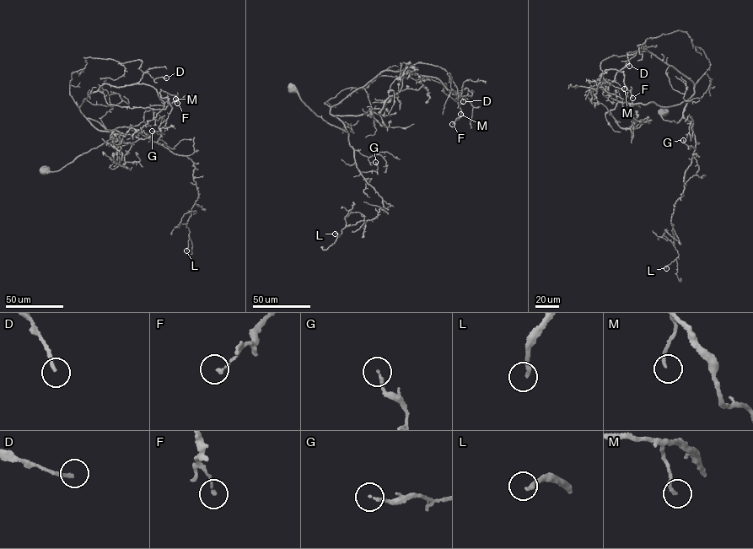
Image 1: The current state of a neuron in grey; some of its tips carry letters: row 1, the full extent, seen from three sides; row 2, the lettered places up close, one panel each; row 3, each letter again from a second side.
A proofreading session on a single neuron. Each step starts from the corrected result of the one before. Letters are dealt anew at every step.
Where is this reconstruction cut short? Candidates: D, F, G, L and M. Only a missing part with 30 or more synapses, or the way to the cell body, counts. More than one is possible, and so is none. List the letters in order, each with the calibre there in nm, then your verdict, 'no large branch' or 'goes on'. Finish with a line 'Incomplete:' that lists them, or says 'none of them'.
D: 170 nm thick; no large branch
F: 130 nm thick; no large branch
G: 130 nm thick; no large branch
L: 190 nm thick; no large branch
M: 150 nm thick; no large branch
Incomplete: none of them

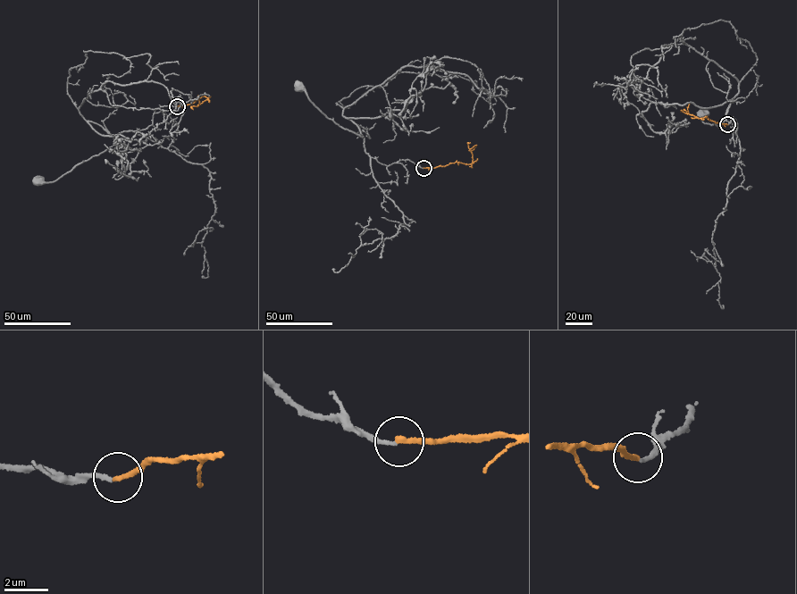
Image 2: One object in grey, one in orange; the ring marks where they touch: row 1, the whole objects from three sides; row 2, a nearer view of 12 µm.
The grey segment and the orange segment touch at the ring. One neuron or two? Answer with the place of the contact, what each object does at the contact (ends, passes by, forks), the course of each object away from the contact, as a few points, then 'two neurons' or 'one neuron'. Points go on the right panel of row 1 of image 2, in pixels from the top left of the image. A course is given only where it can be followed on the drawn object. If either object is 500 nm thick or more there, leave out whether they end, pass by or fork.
(727, 124) | grey ends | orange ends | grey via (727, 124), (731, 119), (735, 120), (735, 134), (736, 127), (725, 119), (717, 127), (704, 123), (704, 112) | orange via (727, 124), (681, 111) | one neuron

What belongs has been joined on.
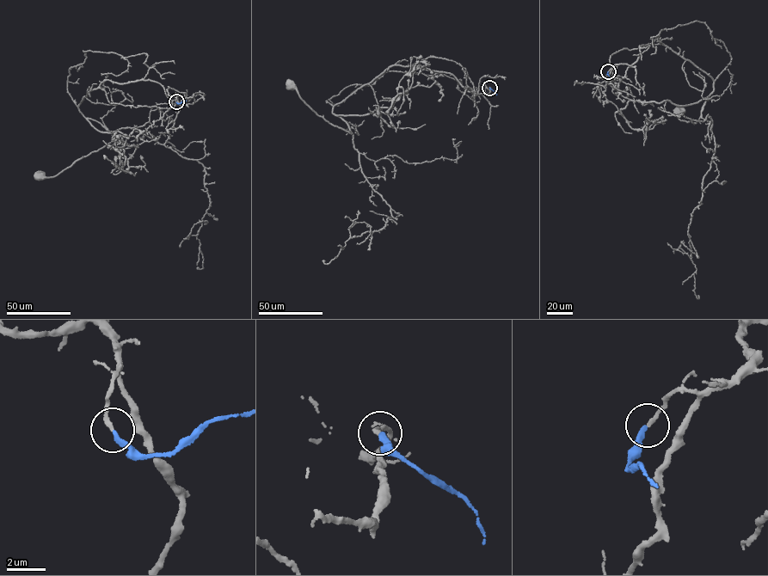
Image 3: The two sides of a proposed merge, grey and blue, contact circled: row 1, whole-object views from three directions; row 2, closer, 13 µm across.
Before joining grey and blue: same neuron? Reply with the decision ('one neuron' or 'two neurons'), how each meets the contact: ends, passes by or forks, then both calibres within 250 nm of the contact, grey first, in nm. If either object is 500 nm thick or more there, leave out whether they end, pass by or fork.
one neuron; grey ends; blue ends; calibres 200 and 300 nm

